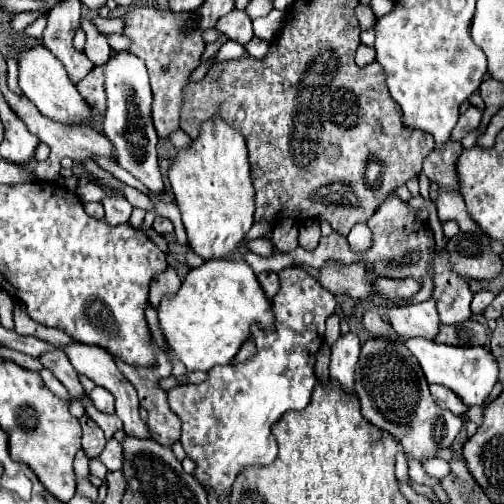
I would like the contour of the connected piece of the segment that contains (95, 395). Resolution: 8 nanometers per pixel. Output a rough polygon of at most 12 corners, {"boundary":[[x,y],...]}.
{"boundary":[[95,387],[93,405],[103,413],[113,413],[113,395]]}

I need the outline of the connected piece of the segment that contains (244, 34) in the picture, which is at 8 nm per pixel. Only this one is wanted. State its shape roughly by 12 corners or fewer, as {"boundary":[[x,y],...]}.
{"boundary":[[233,9],[215,29],[235,43],[253,39],[251,19]]}

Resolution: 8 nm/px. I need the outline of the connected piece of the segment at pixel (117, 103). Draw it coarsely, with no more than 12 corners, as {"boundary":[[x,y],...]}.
{"boundary":[[111,55],[105,135],[117,163],[163,191],[145,63]]}

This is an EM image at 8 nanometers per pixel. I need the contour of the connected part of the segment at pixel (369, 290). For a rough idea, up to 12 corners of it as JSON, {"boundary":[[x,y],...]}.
{"boundary":[[363,261],[327,263],[319,281],[333,295],[375,297]]}

